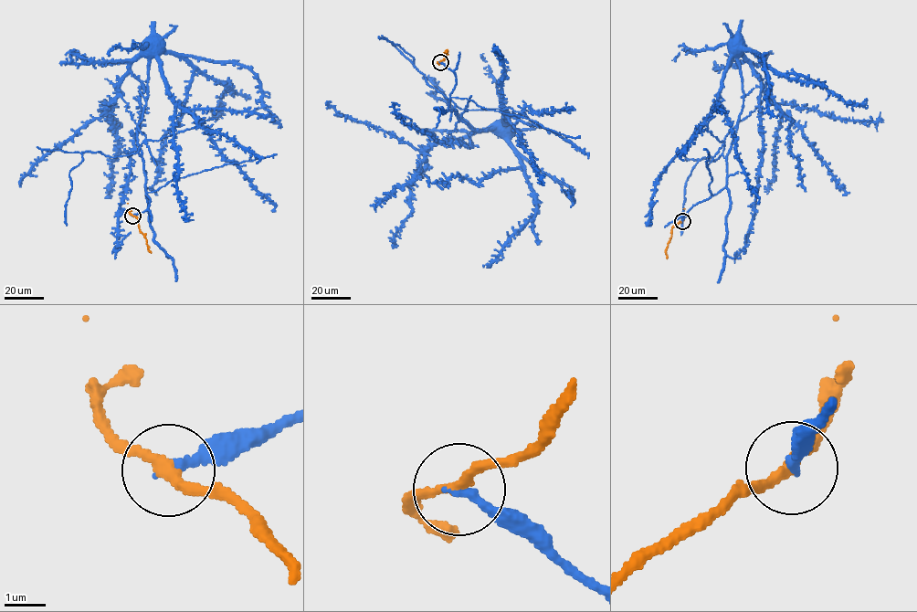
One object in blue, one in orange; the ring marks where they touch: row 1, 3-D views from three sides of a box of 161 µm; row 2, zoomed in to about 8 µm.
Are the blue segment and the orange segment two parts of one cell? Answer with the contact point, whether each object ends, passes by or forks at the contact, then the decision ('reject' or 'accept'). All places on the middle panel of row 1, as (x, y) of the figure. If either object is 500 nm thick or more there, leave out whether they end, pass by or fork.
(440, 62) | blue ends | orange passes by | reject

